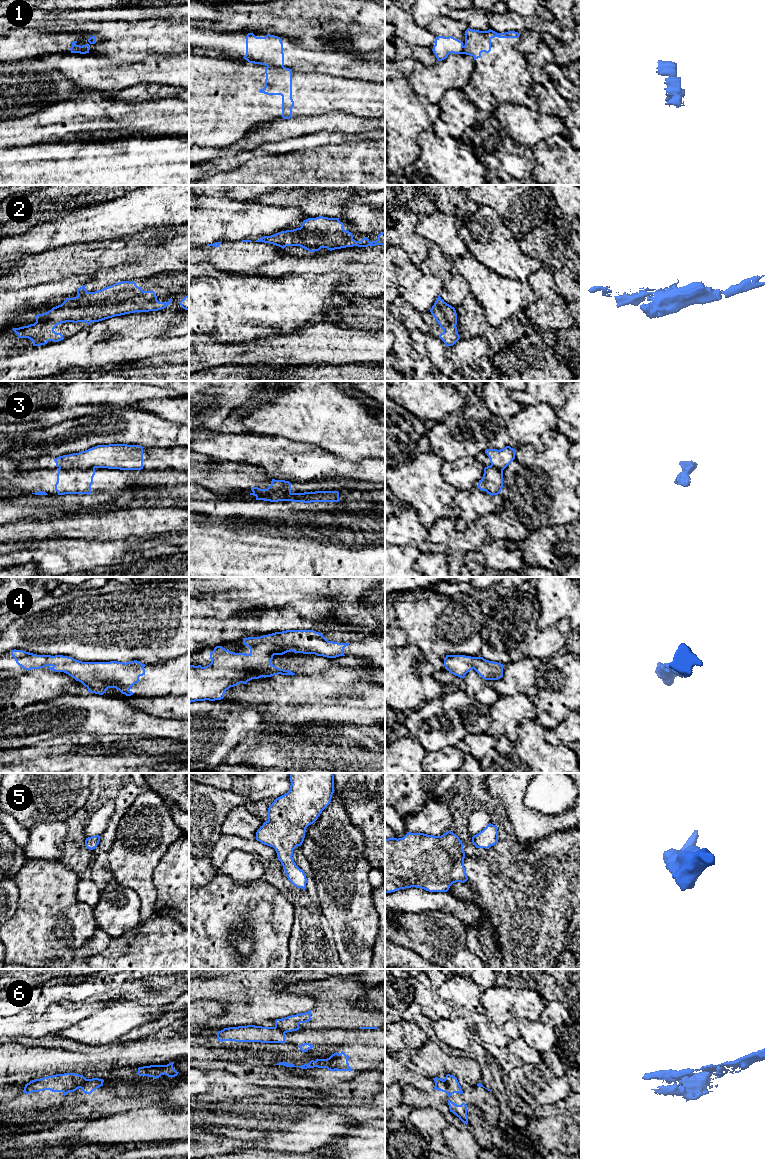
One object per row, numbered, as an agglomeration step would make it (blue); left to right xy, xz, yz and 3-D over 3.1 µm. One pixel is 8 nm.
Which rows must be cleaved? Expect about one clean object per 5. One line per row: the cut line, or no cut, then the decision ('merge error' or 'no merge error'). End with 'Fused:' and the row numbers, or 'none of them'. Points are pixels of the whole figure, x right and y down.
1: cut xz (267, 65), (283, 67); merge error
2: cut xy (87, 292), (78, 295); merge error
3: cut xz (290, 492), (259, 491), (253, 493); merge error
4: cut none; no merge error
5: cut none; no merge error
6: cut yz (443, 1080), (446, 1092); merge error
Fused: 1, 2, 3, 6

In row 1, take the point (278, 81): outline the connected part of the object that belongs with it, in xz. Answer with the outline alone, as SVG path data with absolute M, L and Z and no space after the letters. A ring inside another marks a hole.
M269 67L265 69L265 87L260 89L260 93L267 95L282 96L282 117L292 118L292 69L286 67Z

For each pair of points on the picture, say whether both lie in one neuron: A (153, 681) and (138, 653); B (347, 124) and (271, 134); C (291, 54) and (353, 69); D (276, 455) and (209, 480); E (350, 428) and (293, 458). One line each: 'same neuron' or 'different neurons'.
A: different neurons
B: same neuron
C: same neuron
D: different neurons
E: different neurons

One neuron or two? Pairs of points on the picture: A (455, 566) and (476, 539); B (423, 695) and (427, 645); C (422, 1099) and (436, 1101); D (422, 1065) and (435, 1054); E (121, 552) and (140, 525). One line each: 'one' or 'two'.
A: one
B: two
C: one
D: one
E: two

